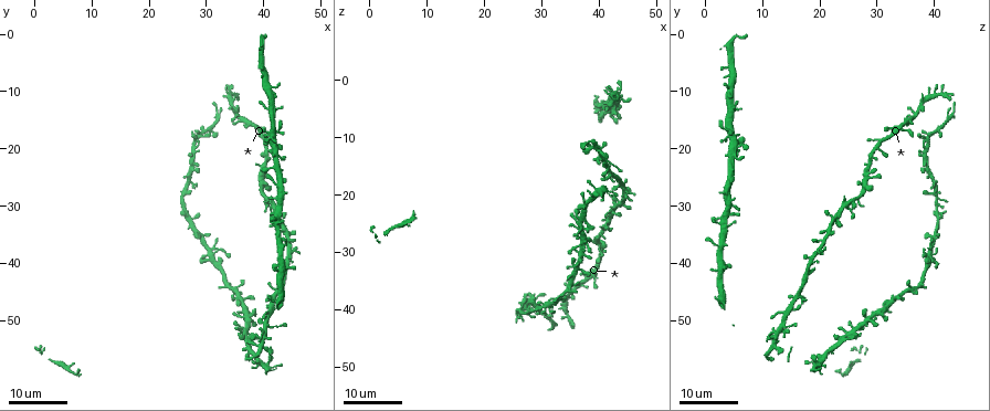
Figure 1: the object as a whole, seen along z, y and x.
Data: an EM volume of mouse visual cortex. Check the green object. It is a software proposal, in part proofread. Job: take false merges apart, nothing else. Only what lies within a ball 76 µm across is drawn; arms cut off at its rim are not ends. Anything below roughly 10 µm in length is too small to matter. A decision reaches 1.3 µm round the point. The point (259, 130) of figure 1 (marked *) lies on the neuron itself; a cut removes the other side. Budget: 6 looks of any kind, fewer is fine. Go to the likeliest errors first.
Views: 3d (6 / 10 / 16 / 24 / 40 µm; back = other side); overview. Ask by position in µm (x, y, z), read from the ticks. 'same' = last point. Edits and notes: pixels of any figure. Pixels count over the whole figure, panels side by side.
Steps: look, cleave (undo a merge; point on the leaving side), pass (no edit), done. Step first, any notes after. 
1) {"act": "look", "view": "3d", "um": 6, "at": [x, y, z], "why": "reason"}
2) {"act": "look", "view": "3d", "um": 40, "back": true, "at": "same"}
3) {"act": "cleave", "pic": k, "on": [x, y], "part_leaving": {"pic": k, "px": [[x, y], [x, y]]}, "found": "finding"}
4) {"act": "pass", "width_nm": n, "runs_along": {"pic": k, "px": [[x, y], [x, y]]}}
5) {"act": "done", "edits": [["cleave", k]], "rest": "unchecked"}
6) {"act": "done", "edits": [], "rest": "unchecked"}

{"act": "look", "view": "3d", "um": 16, "at": [41.0, 8.5, 5.0], "why": "thick turns thin"}

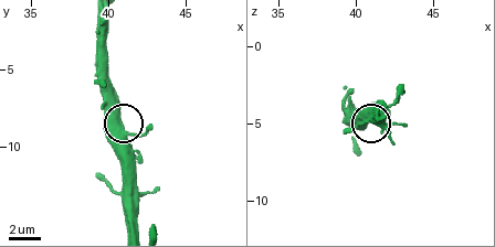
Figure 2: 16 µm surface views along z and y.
{"act": "look", "view": "3d", "um": 10, "at": "same"}

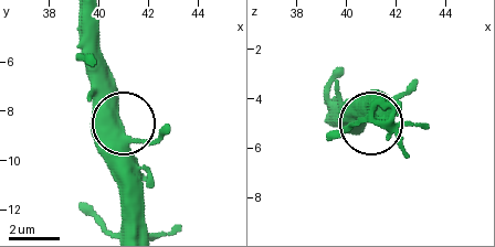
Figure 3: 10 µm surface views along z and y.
{"act": "look", "view": "3d", "um": 10, "back": true, "at": "same"}

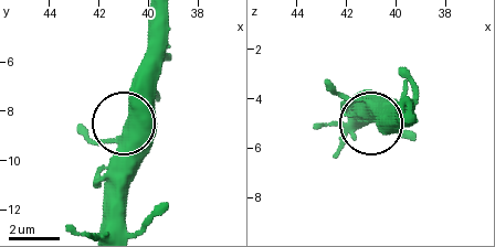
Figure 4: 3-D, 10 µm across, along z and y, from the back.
{"act": "pass", "found": "all the same neuron"}

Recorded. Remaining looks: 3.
{"act": "look", "view": "3d", "um": 24, "at": [36.0, 11.0, 42.5], "why": "thick turns thin"}

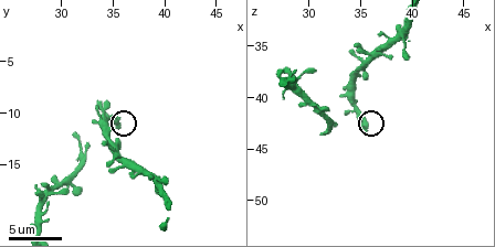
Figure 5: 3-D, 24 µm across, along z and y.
{"act": "look", "view": "3d", "um": 6, "at": [35.6, 11.6, 42.6], "why": "closer look"}

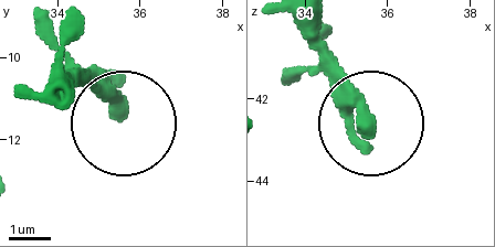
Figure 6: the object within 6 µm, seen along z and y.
{"act": "pass", "found": "continuous, no second neuron"}

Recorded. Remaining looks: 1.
{"act": "look", "view": "3d", "um": 16, "at": [32.4, 14.4, 42.6], "why": "three-way junction"}

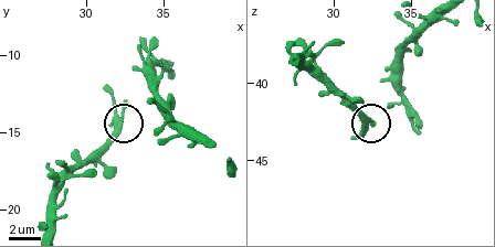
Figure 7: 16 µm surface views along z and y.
{"act": "pass", "found": "continuous, no second neuron"}

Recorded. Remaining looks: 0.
{"act": "done", "edits": [], "rest": "unchecked"}

